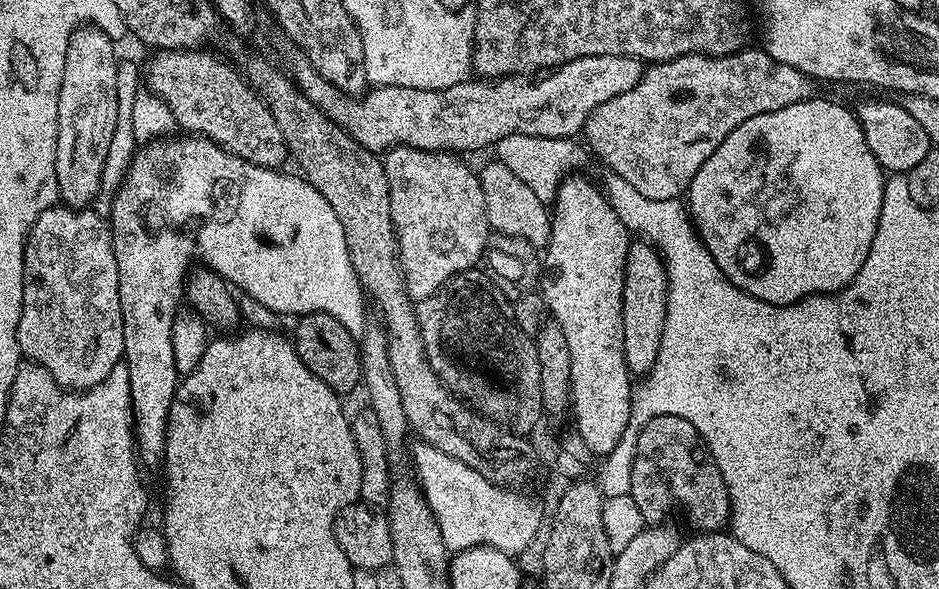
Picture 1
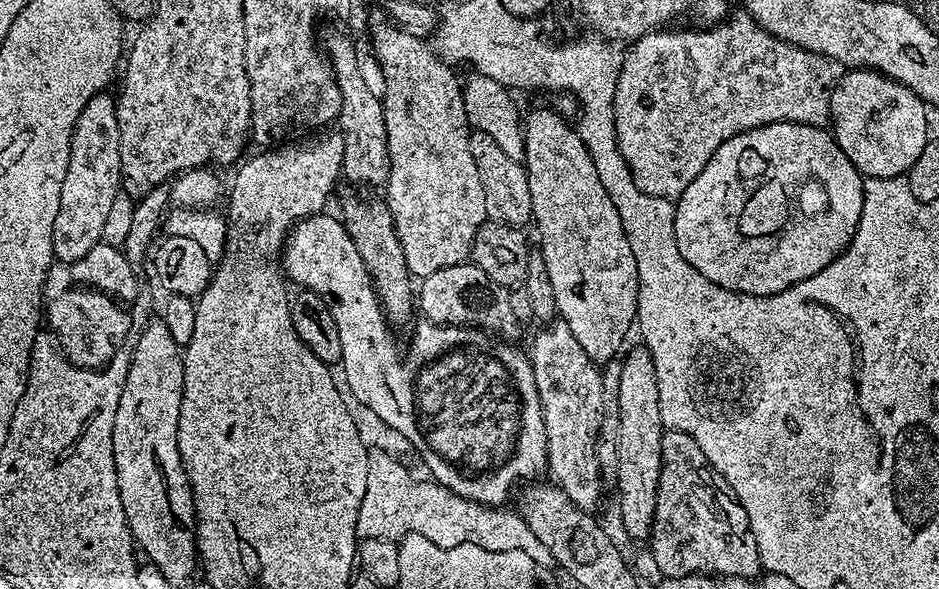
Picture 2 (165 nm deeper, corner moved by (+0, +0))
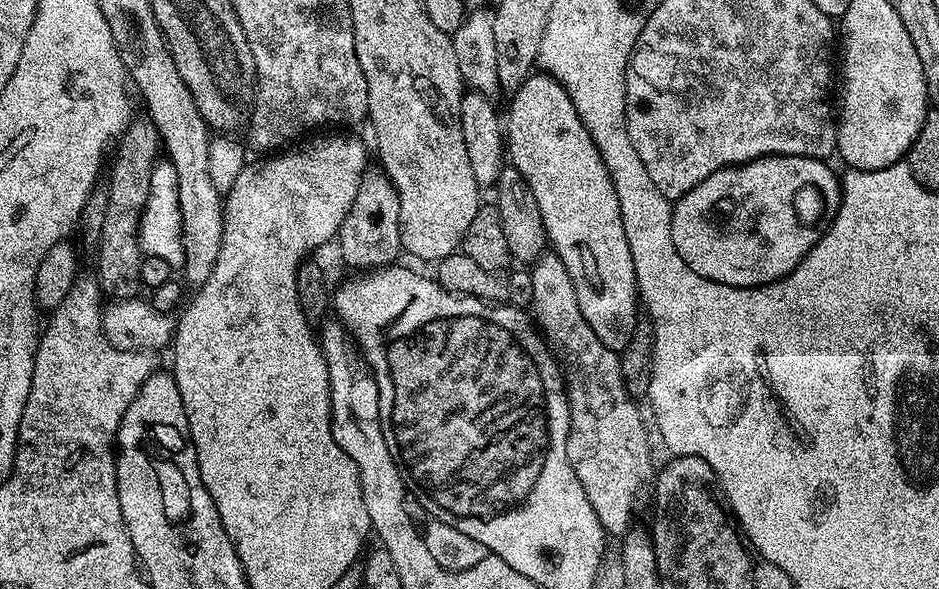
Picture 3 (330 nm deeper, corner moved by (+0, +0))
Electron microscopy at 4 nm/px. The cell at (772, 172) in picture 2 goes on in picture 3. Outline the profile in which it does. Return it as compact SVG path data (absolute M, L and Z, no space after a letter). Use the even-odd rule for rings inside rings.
M763 156L745 164L734 164L730 168L723 168L710 174L710 178L698 182L694 190L690 190L672 204L674 246L682 262L686 262L686 266L690 266L690 270L694 270L702 278L735 288L760 288L763 284L781 280L783 276L795 270L798 262L802 262L802 258L806 258L806 254L820 241L822 234L831 226L832 219L838 214L840 197L840 176L832 173L831 166L824 160L815 160L809 156Z

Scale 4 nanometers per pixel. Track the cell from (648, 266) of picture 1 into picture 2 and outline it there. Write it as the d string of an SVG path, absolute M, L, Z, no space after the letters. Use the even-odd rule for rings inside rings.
M629 347L624 362L621 364L620 377L616 380L614 393L618 398L619 421L621 425L617 434L617 474L614 479L616 492L620 495L620 524L632 540L647 541L652 534L654 516L658 506L658 486L662 474L662 438L665 434L662 422L662 410L658 406L658 370L652 361L652 353L647 347Z

